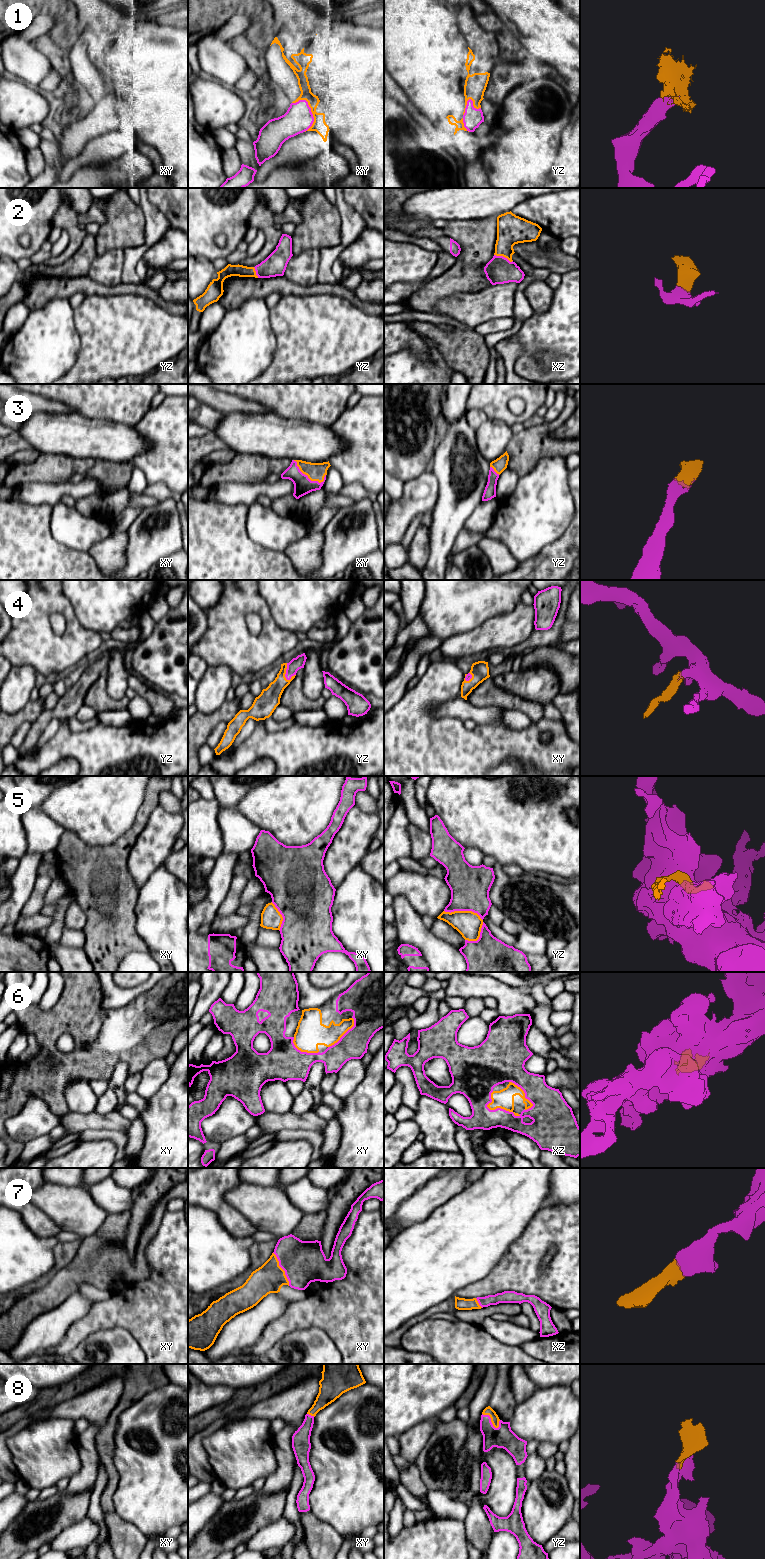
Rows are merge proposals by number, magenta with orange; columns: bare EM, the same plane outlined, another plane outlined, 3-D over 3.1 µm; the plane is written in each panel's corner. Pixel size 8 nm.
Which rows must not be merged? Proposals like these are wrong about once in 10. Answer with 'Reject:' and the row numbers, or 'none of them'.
Reject: none of them

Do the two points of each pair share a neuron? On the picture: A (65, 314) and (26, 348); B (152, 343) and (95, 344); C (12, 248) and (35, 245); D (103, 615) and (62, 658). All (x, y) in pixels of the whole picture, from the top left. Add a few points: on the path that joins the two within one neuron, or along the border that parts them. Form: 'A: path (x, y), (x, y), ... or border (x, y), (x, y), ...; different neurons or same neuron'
A: path (55, 324), (36, 343); same neuron
B: path (138, 343), (109, 344); same neuron
C: path (18, 251), (29, 251); same neuron
D: border (74, 612), (78, 621), (83, 626), (99, 633); different neurons

